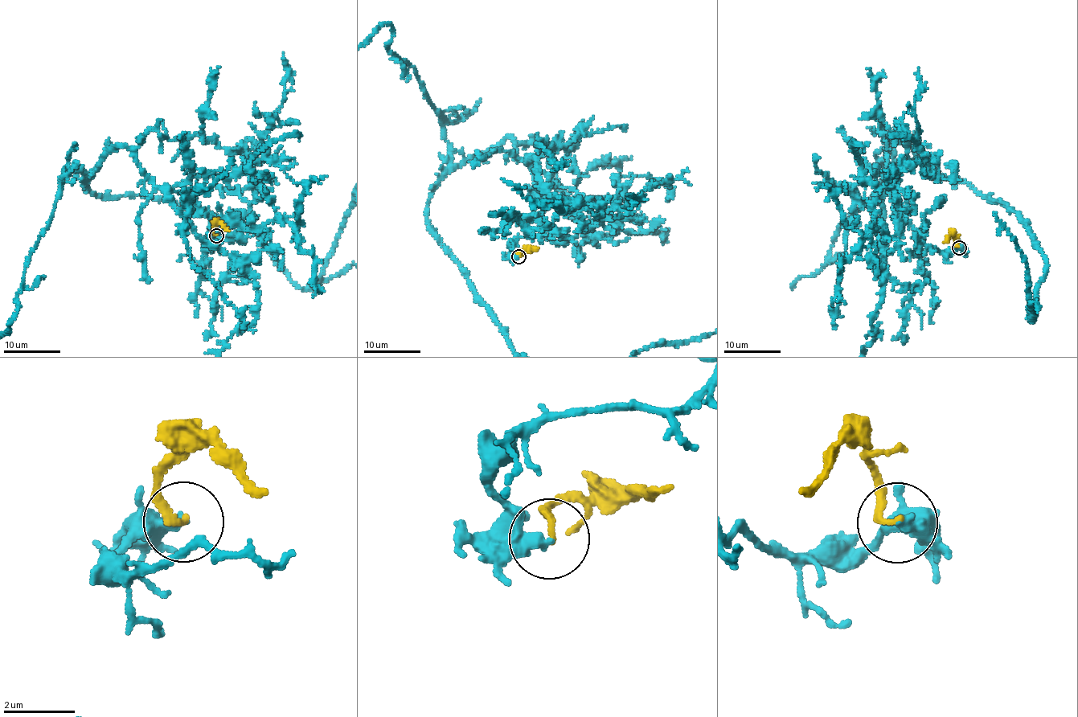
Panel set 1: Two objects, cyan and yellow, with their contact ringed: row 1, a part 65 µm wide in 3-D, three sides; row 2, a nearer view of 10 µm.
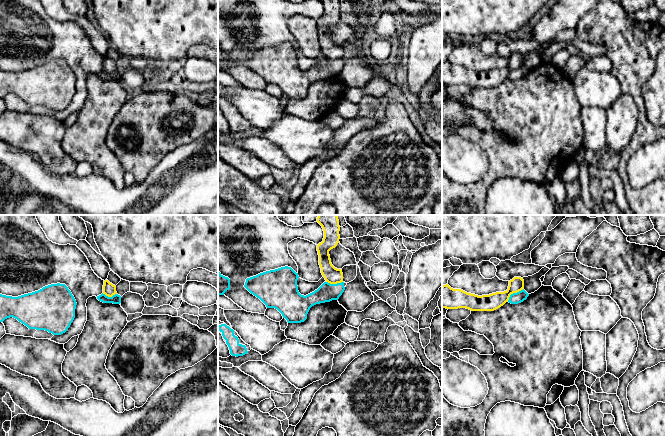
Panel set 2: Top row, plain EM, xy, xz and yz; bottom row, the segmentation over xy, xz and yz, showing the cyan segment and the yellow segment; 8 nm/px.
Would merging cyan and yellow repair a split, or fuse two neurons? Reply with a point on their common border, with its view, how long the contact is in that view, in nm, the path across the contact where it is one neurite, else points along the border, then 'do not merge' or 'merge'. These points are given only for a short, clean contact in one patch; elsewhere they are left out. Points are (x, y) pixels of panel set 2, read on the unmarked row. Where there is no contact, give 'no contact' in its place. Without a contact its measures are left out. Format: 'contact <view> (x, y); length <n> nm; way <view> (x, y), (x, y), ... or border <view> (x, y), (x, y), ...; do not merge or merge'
contact yz (513, 69); length 170 nm; border yz (523, 65), (513, 68), (507, 77); do not merge

